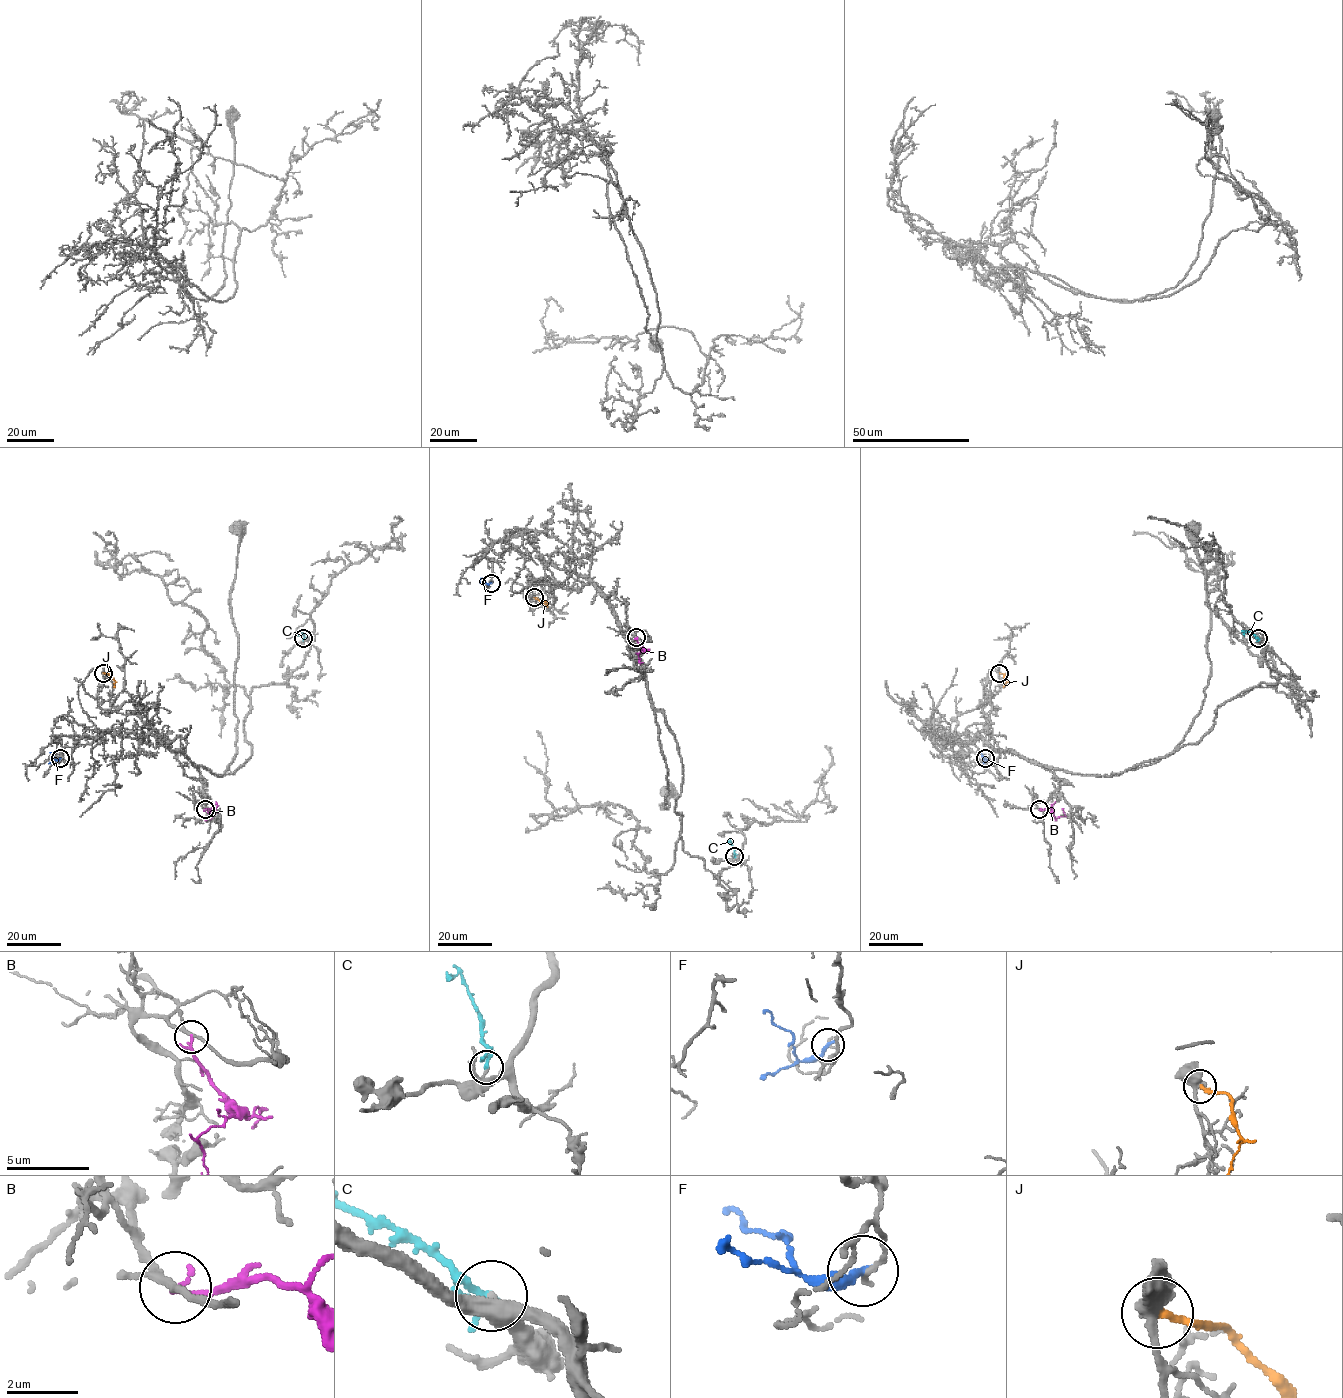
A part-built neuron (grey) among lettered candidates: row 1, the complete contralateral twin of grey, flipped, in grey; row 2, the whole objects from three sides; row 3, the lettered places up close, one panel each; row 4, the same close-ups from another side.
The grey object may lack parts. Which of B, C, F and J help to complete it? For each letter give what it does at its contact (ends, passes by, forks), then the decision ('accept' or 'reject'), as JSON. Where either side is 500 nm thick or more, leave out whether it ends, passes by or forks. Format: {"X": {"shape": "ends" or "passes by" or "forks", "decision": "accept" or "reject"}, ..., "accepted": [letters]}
{"B": {"shape": "ends", "decision": "reject"}, "C": {"shape": "forks", "decision": "reject"}, "F": {"shape": "ends", "decision": "reject"}, "J": {"shape": "ends", "decision": "reject"}, "accepted": []}

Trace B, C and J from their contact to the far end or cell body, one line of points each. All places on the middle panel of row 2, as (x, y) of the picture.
B: (637, 638), (643, 650), (638, 655), (640, 663), (638, 659)
C: (735, 857), (734, 848), (728, 842)
J: (534, 597), (540, 602), (546, 602)

